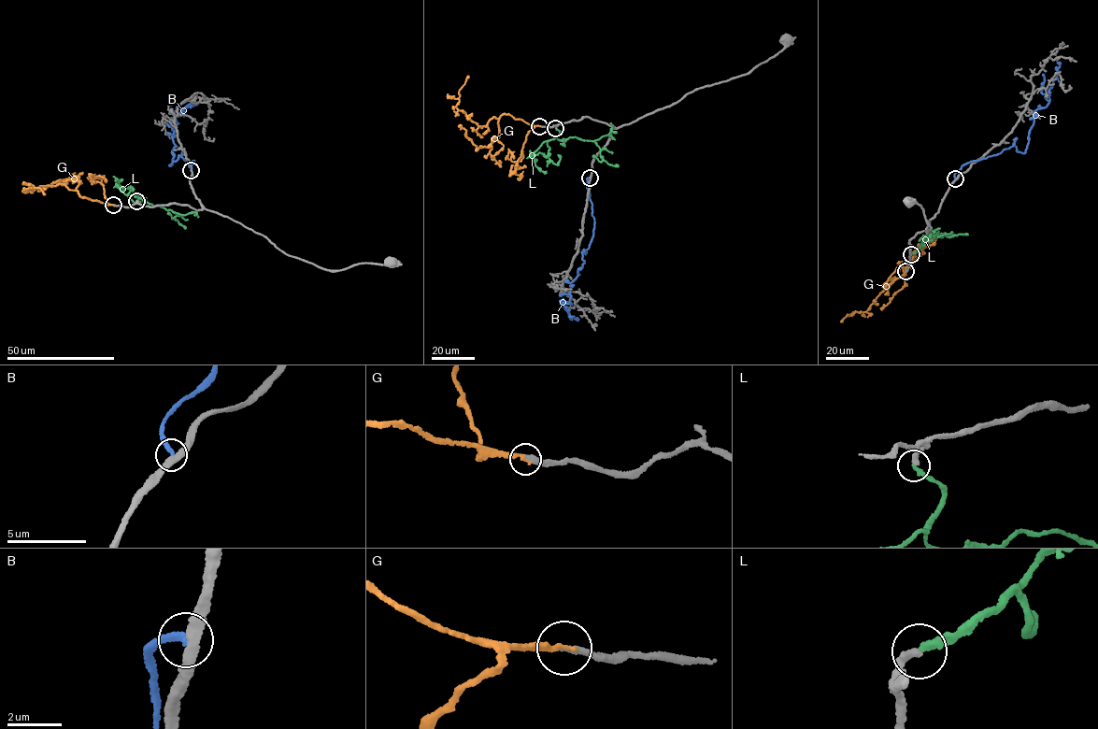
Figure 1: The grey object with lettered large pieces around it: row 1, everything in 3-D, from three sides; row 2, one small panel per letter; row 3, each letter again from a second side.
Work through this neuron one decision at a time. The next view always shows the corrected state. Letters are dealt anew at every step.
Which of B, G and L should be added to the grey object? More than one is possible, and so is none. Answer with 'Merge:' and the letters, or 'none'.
Merge: G, L

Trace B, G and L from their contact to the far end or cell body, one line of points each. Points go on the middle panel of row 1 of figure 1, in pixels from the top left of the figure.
B: (590, 178), (591, 240), (570, 283), (569, 303), (563, 305), (570, 318), (578, 319)
G: (539, 125), (528, 124), (507, 114), (493, 117), (481, 126), (471, 121), (456, 107), (458, 92), (468, 76)
L: (556, 128), (560, 140), (573, 136), (595, 142), (604, 160), (618, 165)

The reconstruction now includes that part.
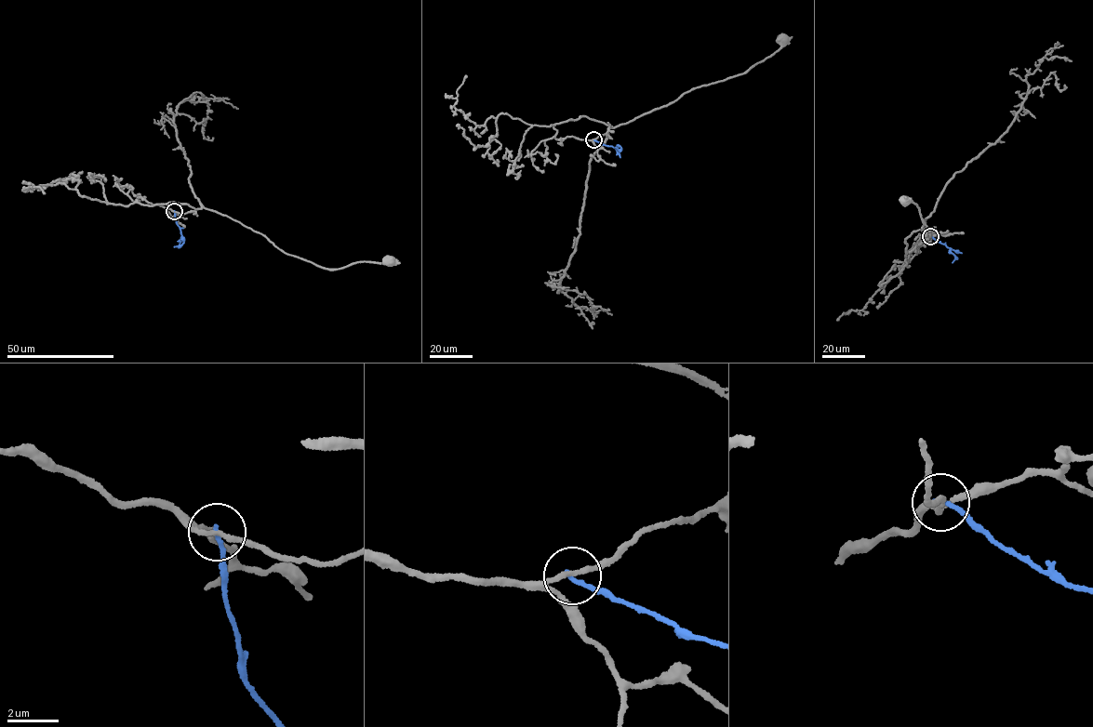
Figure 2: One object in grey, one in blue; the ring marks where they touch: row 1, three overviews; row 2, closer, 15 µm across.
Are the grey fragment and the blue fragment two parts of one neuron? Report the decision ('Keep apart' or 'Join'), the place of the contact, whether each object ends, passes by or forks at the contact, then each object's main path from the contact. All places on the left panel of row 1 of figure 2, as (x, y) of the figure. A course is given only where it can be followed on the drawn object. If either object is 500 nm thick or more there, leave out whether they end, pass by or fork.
Keep apart. Place: (174, 211). At the ring grey passes by. At the ring blue ends. Course of grey: (174, 211), (136, 200), (205, 207), (327, 269), (387, 259). Course of blue: (174, 211), (184, 241), (174, 246)

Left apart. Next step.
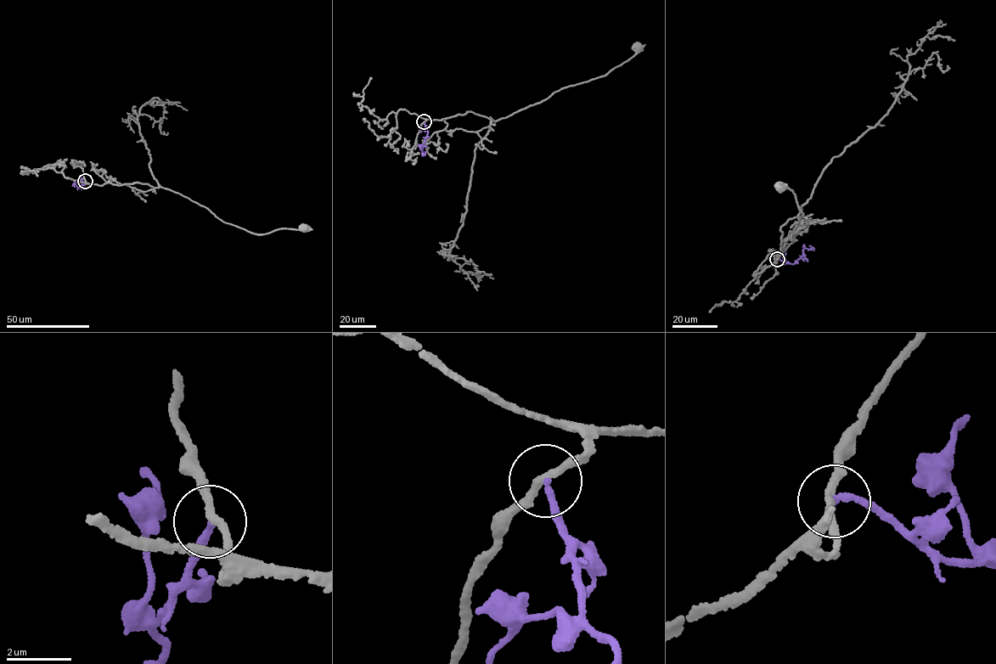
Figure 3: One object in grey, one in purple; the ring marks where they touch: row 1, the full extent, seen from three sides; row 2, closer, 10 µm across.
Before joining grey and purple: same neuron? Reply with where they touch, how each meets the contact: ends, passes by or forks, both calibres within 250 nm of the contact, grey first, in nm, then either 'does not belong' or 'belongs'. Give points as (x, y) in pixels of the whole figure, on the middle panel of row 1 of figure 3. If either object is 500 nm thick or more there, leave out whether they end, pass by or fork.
(424, 121) | grey passes by | purple ends | 240/190 nm | does not belong

